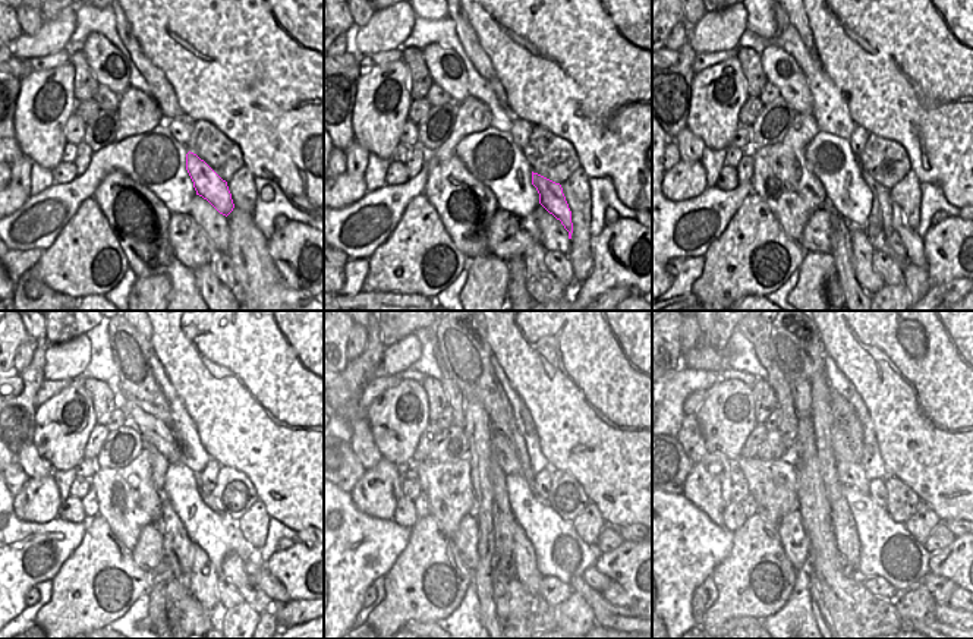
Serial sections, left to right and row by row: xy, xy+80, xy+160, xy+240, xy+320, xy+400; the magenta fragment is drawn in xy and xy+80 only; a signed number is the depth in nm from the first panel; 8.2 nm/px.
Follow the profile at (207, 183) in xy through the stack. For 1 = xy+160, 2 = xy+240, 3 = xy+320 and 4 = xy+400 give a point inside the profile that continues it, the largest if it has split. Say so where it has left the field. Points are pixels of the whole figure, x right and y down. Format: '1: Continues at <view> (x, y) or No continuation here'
1: Continues at xy+160 (913, 245)
2: Continues at xy+240 (267, 582)
3: Continues at xy+320 (613, 594)
4: Continues at xy+400 (950, 603).

